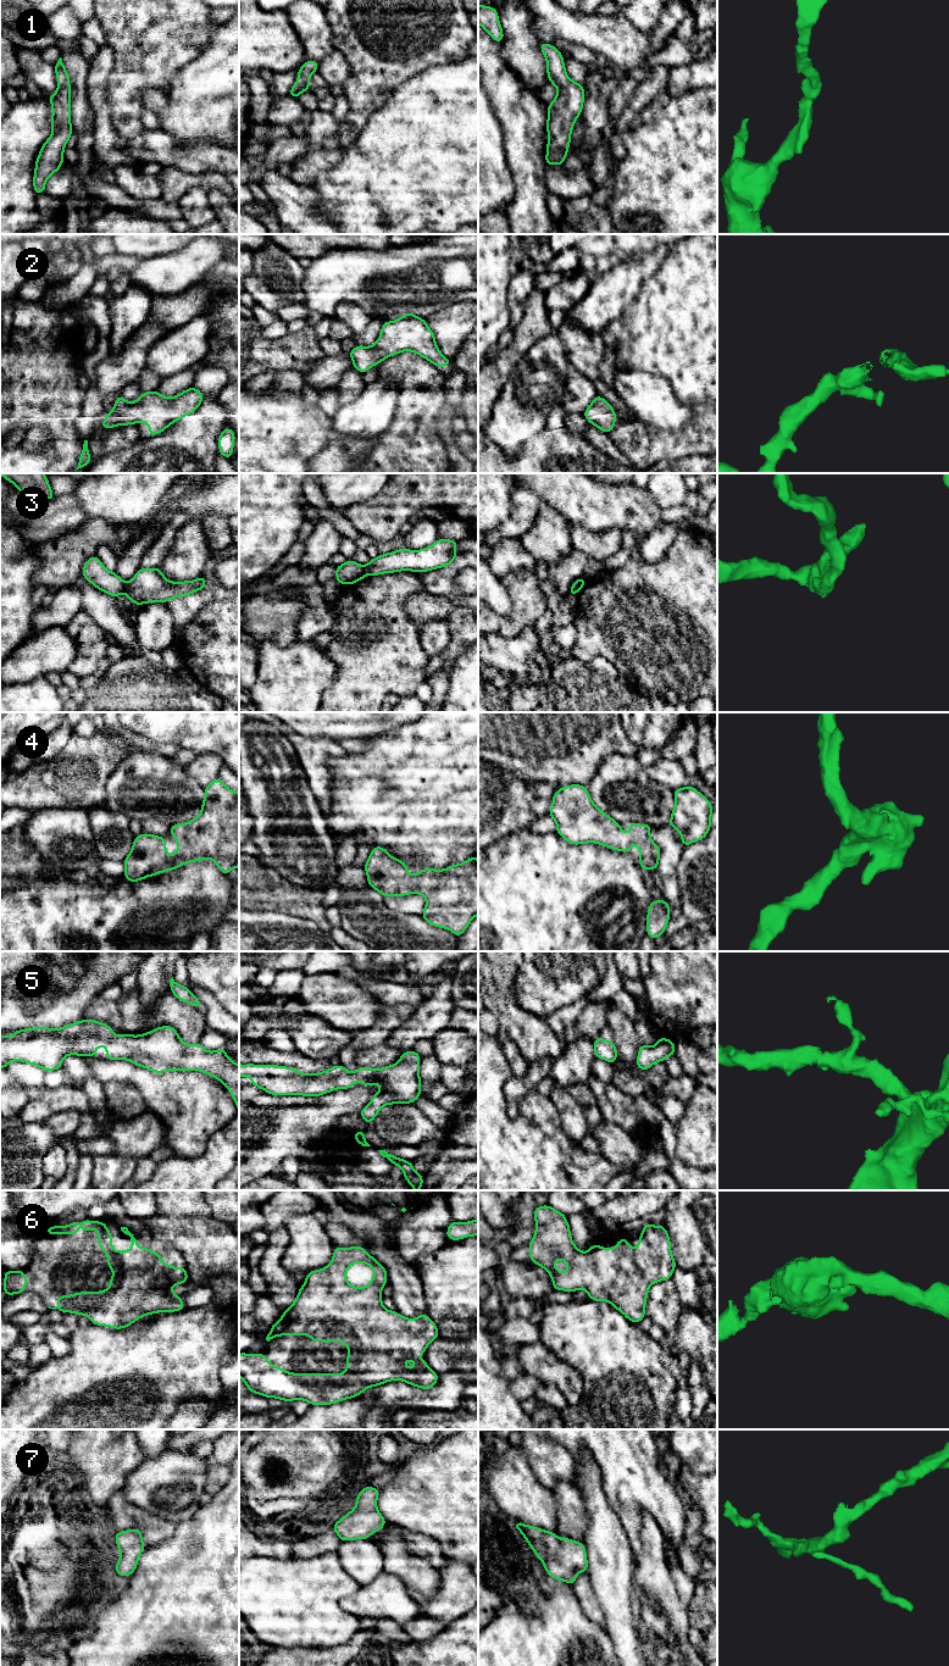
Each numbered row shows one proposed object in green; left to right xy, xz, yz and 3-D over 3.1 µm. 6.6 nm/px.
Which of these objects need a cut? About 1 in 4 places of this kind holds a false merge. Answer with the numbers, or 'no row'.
3

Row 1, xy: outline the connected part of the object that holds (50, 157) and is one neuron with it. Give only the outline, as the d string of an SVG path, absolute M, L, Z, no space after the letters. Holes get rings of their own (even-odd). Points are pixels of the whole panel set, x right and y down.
M60 57L54 66L59 87L52 95L48 95L51 102L51 135L43 144L35 160L33 188L35 194L45 191L45 183L50 176L61 168L65 161L63 150L72 137L71 124L71 84L70 76Z

